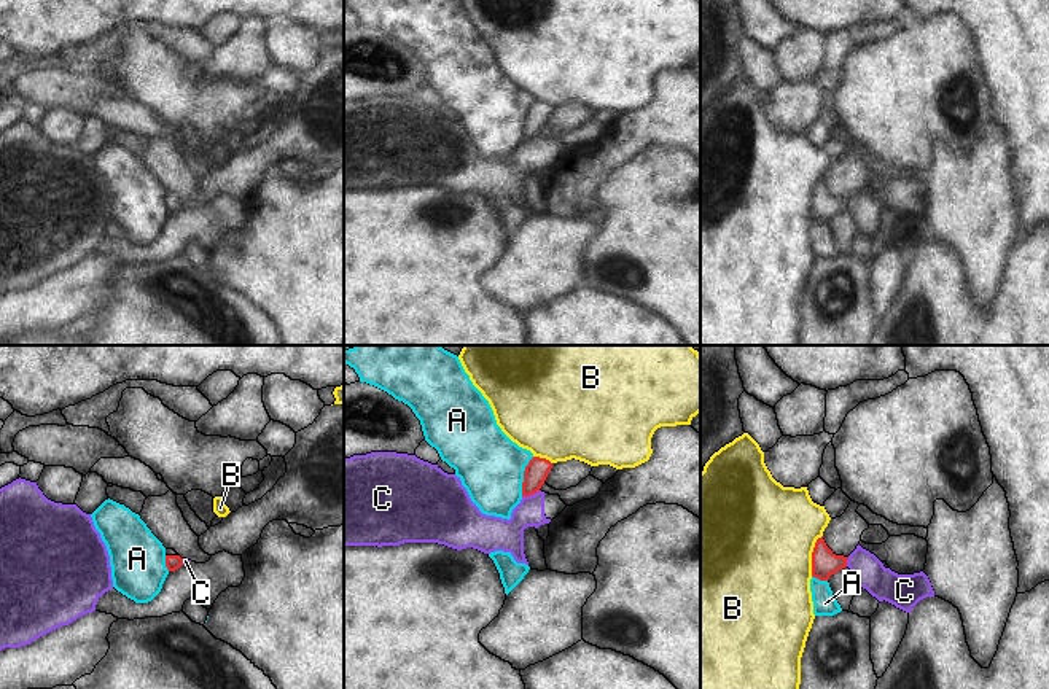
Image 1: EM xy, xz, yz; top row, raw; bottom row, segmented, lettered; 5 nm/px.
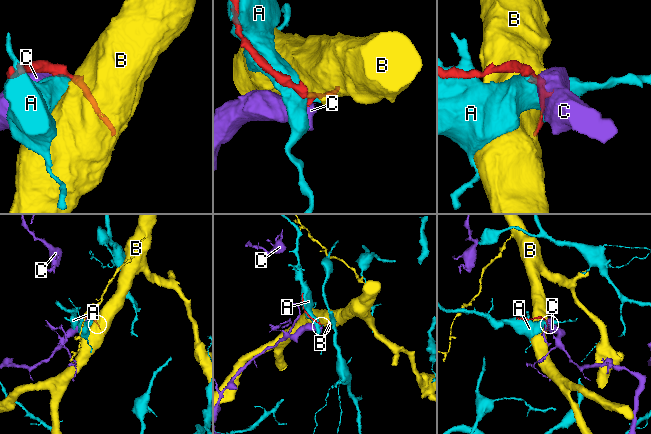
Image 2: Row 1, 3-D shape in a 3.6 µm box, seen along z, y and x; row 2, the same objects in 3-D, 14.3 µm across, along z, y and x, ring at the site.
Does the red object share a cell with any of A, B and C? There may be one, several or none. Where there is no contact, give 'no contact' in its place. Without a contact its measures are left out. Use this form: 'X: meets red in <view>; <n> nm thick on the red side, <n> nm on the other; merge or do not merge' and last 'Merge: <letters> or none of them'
A: meets red in xz; 120 nm thick on the red side, 340 nm on the other; do not merge
B: meets red in yz; 130 nm thick on the red side, 500 nm on the other; do not merge
C: meets red in xz; 120 nm thick on the red side, 160 nm on the other; do not merge
Merge: none of them

